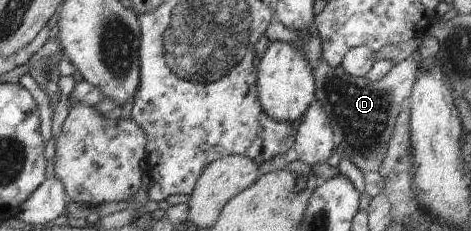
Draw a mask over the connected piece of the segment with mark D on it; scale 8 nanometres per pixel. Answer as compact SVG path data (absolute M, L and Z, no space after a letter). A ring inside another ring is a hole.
M323 57L316 63L313 69L316 100L321 103L322 110L326 113L334 131L337 144L343 149L344 155L362 172L380 170L387 153L387 144L391 141L398 115L402 110L402 103L409 99L412 87L416 84L415 80L419 74L418 67L419 64L411 59L403 60L395 64L381 81L373 83L365 77L356 78L349 75L342 66L331 67Z

